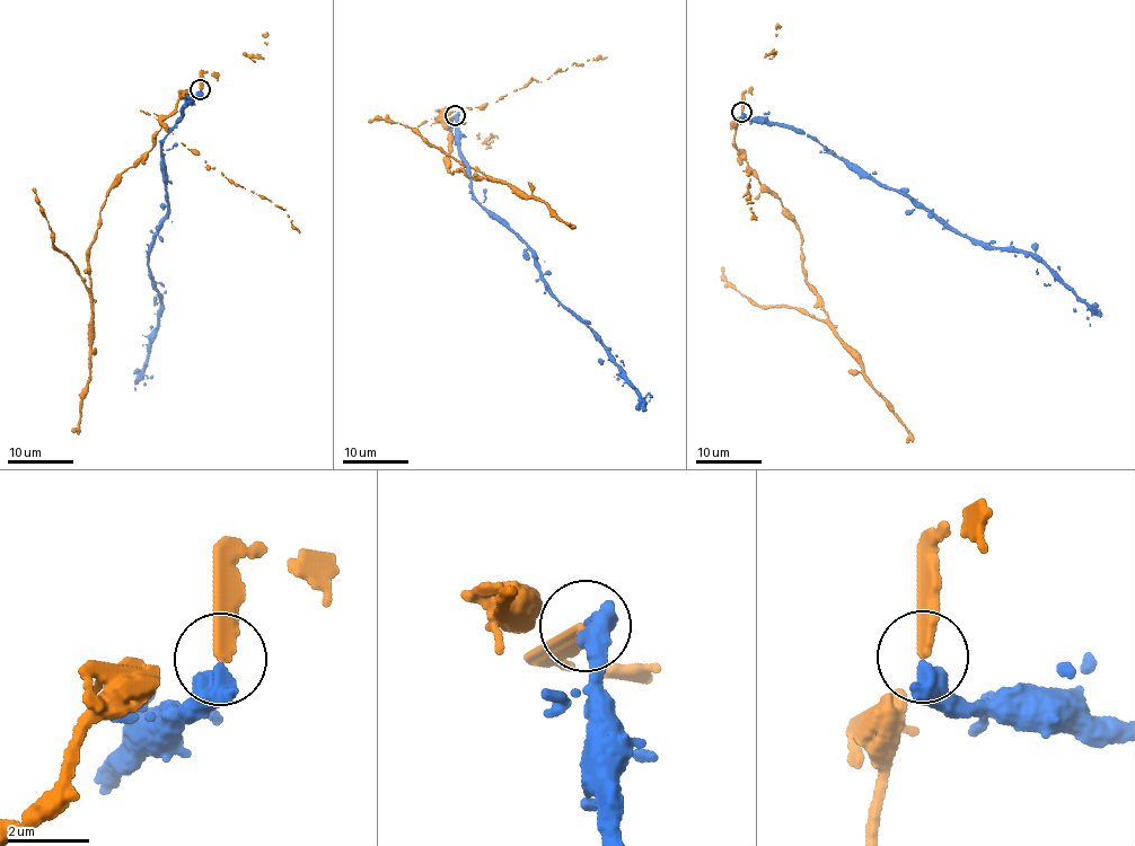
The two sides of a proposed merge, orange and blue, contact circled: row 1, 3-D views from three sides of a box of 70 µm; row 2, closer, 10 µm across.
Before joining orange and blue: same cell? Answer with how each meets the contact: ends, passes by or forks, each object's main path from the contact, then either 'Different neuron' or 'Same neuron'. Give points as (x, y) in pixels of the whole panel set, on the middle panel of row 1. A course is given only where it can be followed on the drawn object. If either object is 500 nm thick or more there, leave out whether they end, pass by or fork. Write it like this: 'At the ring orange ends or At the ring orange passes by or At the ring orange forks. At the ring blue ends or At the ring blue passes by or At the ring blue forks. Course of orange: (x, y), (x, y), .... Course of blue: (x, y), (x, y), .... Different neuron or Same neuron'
At the ring orange ends. At the ring blue ends. Course of orange: (454, 116), (442, 111), (441, 117), (450, 131), (450, 173), (464, 169), (472, 177), (513, 185), (575, 227). Course of blue: (455, 115), (459, 158), (466, 161), (476, 202), (527, 245), (545, 289), (606, 347), (640, 402), (644, 397). Different neuron

